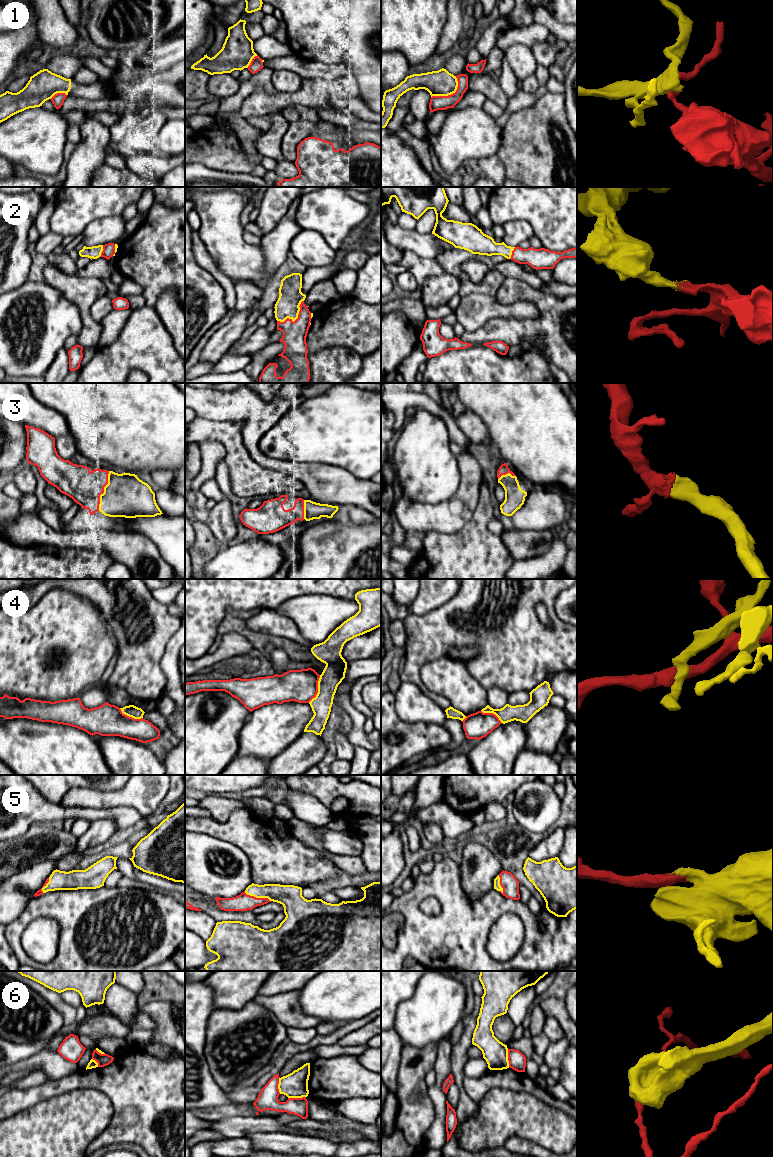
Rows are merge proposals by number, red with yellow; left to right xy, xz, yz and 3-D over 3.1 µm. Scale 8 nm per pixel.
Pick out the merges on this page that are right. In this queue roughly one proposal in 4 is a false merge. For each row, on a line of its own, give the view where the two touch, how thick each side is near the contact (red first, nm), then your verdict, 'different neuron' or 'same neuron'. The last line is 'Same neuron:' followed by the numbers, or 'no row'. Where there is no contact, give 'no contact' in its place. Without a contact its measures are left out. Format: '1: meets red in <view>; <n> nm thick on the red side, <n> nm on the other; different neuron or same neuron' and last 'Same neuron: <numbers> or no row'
1: meets red in yz; 110 nm thick on the red side, 200 nm on the other; different neuron
2: meets red in xz; 190 nm thick on the red side, 190 nm on the other; same neuron
3: meets red in xy; 280 nm thick on the red side, 340 nm on the other; same neuron
4: meets red in xz; 260 nm thick on the red side, 180 nm on the other; different neuron
5: meets red in xz; 140 nm thick on the red side, 180 nm on the other; same neuron
6: meets red in xz; 160 nm thick on the red side, 200 nm on the other; different neuron
Same neuron: 2, 3, 5

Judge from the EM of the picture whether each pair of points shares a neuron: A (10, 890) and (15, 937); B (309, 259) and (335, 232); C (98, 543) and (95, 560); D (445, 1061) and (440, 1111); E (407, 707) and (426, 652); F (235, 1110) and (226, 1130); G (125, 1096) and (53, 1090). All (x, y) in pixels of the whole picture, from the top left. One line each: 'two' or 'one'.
A: two
B: two
C: two
D: one
E: two
F: two
G: one

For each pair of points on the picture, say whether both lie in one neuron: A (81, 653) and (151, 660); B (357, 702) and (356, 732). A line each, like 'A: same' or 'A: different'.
A: different
B: different

